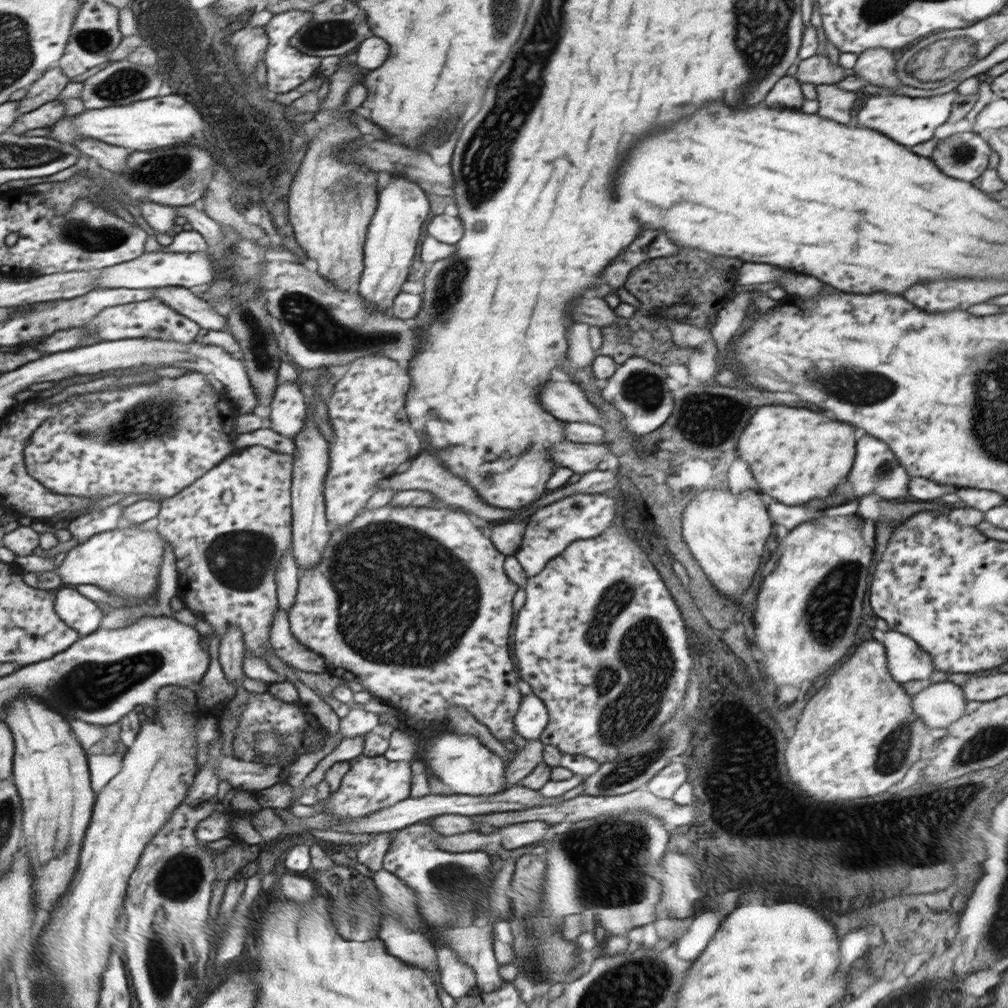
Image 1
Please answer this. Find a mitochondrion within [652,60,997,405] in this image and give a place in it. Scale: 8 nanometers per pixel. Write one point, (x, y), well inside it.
(960, 155)

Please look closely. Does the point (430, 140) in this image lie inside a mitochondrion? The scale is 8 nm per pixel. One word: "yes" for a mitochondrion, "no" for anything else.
no

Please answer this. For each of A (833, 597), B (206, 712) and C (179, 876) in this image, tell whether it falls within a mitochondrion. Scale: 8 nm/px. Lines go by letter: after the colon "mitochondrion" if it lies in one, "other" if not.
A: mitochondrion
B: other
C: mitochondrion

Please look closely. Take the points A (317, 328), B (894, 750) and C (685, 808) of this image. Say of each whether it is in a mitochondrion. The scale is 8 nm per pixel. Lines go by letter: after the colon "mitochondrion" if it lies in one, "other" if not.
A: mitochondrion
B: mitochondrion
C: other

